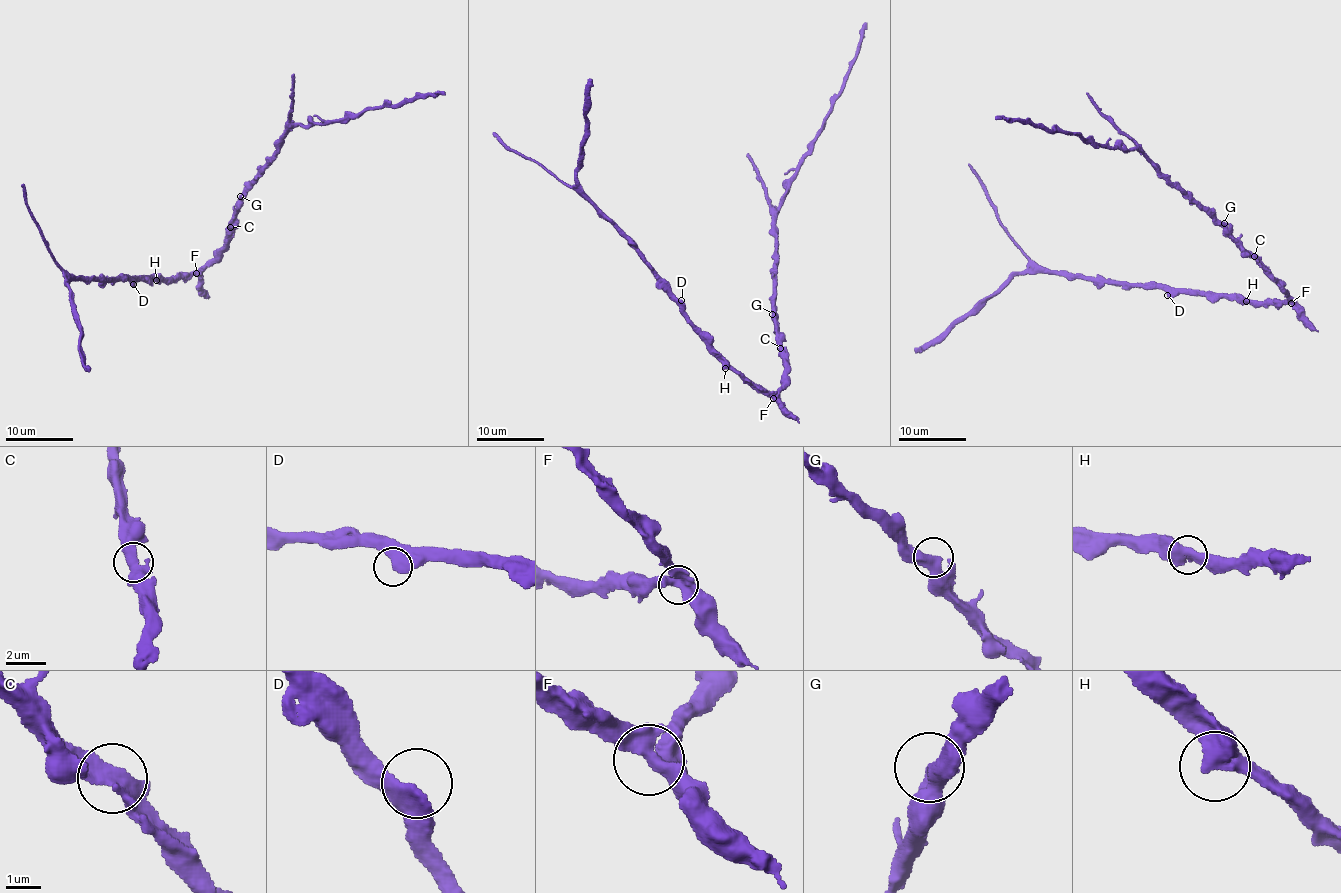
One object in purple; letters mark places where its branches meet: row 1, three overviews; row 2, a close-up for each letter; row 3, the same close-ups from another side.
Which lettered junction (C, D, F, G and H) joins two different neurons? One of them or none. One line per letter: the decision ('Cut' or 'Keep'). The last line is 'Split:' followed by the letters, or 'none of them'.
C: Keep
D: Keep
F: Keep
G: Keep
H: Keep
Split: none of them

